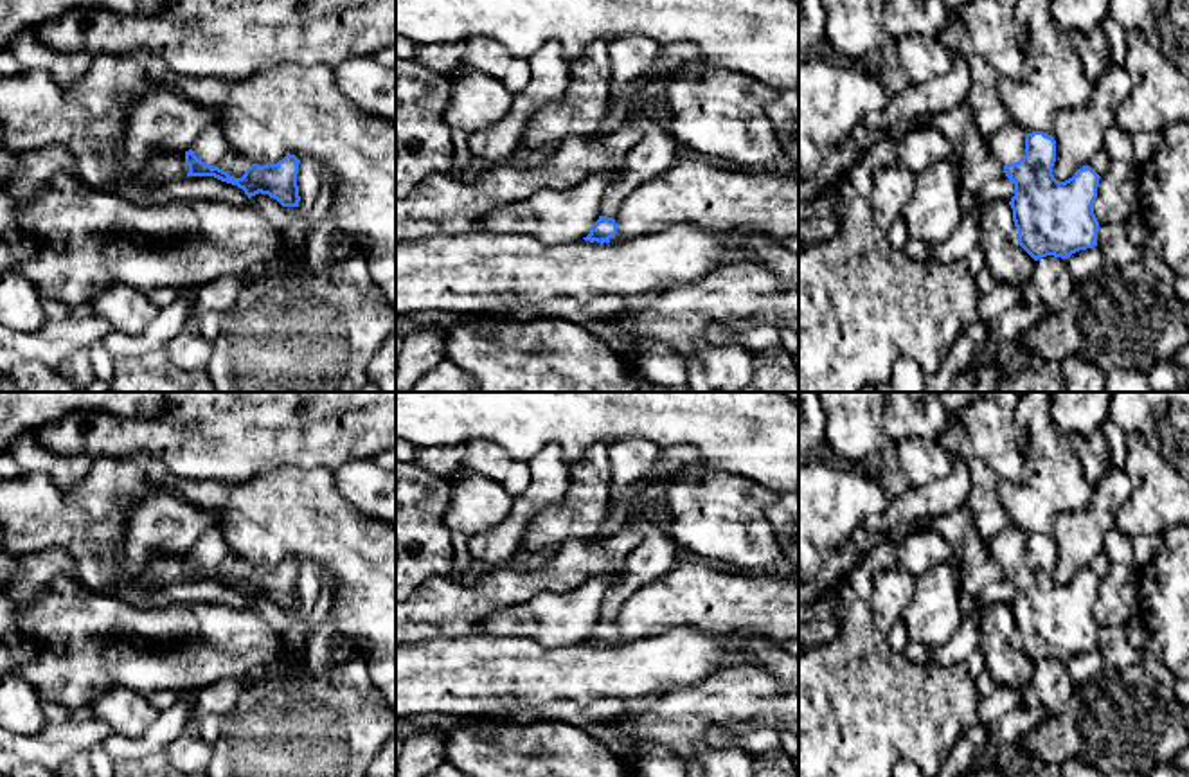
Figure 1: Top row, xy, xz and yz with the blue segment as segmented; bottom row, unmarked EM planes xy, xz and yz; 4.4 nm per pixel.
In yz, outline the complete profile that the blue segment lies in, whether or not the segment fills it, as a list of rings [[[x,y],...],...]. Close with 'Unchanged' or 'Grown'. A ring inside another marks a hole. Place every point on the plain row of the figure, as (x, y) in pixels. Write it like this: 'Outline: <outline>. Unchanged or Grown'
Outline: [[[1018,529],[998,532],[988,541],[988,550],[1015,586],[1009,604],[1015,649],[1022,649],[1034,664],[1047,658],[1068,662],[1079,653],[1097,649],[1094,604],[1101,579],[1090,568],[1058,585],[1052,577],[1054,540],[1043,534],[1025,536]]]. Grown

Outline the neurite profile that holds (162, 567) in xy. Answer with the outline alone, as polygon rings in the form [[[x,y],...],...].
[[[156,556],[148,563],[142,576],[151,576],[156,581],[187,579],[185,556]]]

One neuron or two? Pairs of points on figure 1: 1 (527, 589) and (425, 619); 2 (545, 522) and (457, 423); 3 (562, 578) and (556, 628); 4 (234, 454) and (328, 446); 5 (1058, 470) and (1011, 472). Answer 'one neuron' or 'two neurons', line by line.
1: one neuron
2: two neurons
3: two neurons
4: one neuron
5: two neurons

